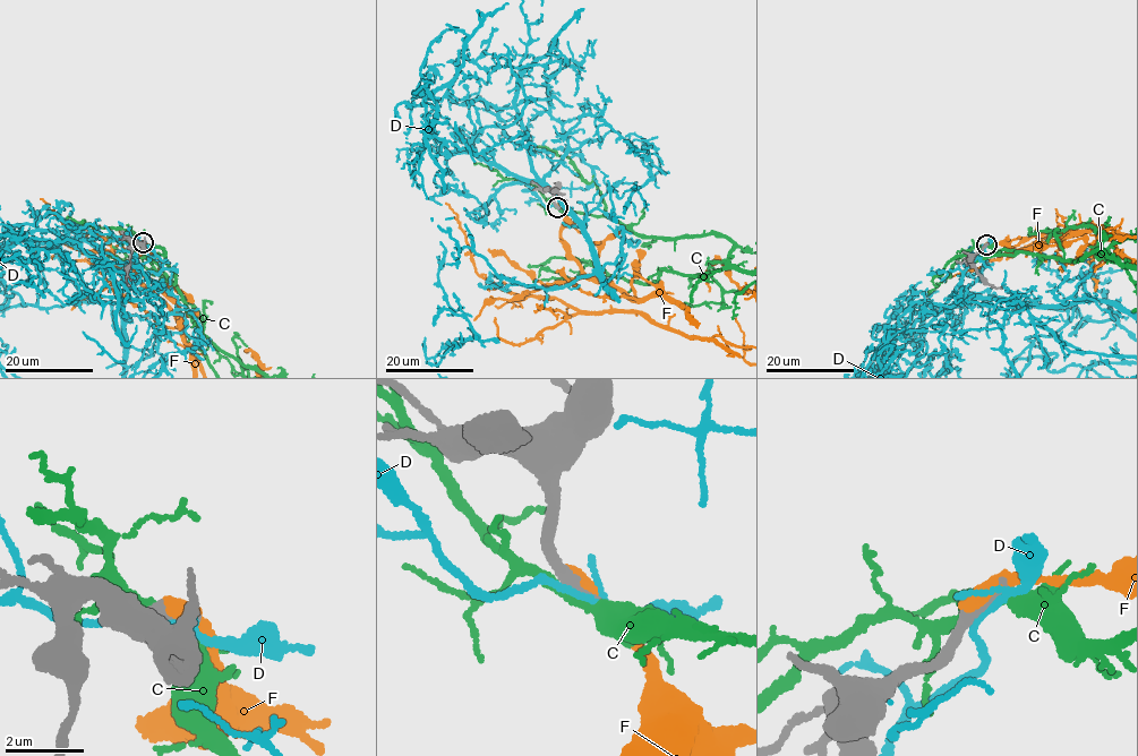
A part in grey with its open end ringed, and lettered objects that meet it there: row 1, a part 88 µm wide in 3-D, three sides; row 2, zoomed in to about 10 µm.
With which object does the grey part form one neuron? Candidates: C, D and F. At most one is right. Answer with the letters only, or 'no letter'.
F

